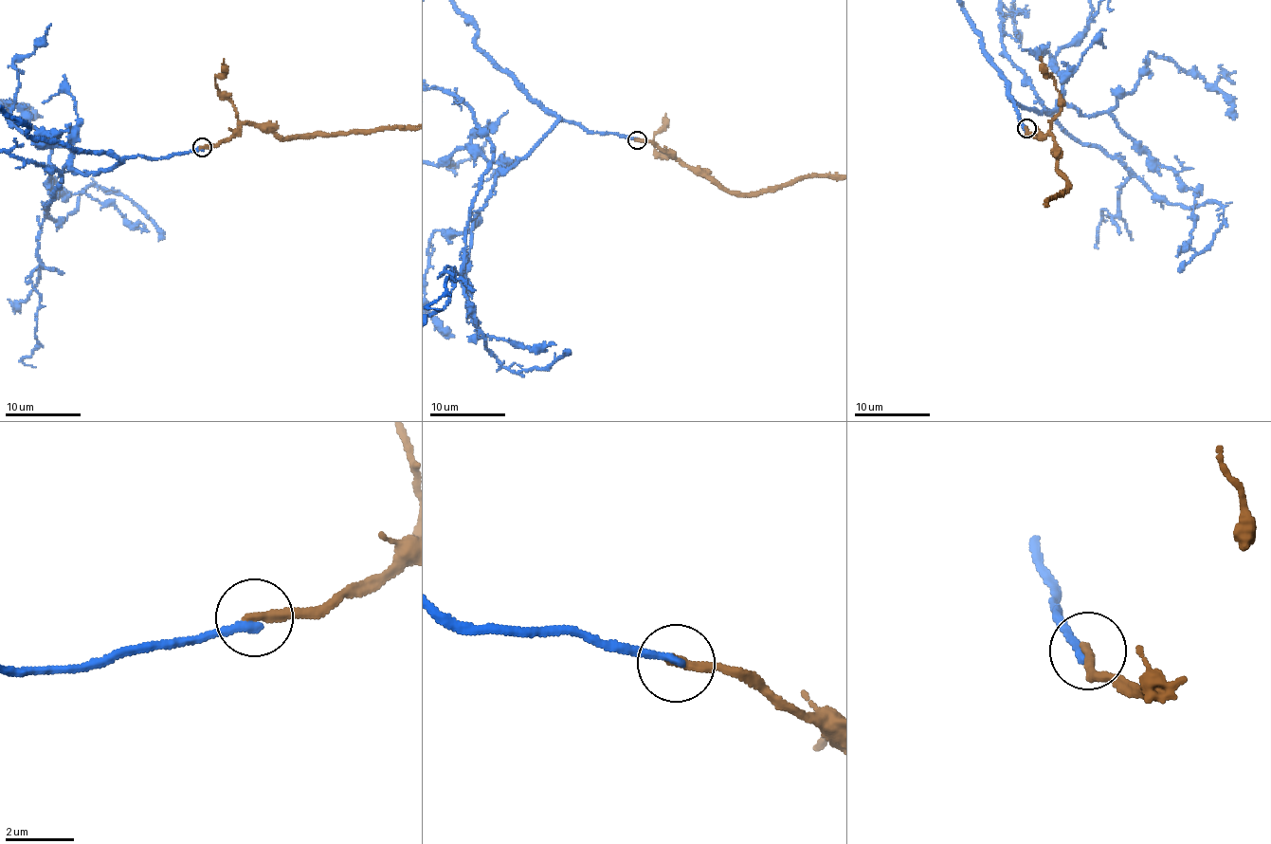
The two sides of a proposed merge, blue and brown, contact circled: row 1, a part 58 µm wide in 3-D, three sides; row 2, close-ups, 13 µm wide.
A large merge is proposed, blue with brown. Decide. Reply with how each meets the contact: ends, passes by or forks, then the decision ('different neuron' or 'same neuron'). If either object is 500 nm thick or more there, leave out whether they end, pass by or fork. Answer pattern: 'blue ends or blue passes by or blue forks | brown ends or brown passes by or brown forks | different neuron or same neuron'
blue ends | brown ends | different neuron

